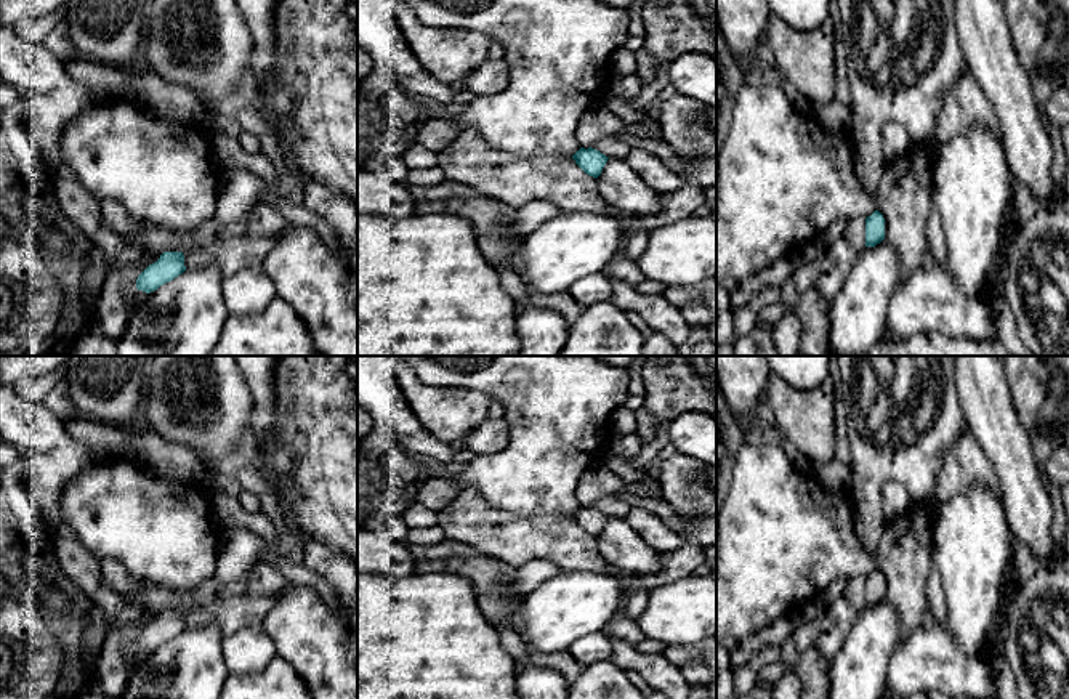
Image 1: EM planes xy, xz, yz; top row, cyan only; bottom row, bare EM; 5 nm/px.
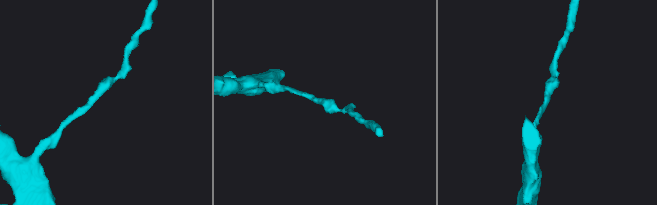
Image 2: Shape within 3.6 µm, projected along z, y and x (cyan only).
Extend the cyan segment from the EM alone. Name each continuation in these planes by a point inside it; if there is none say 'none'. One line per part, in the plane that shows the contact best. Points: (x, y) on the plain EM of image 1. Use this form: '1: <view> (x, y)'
none

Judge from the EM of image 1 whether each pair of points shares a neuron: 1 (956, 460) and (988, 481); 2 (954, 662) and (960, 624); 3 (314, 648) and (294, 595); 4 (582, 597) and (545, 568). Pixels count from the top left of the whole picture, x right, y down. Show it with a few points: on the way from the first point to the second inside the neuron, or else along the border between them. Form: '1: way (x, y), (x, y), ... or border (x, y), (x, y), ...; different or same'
1: way (964, 465), (970, 465), (980, 473); same
2: border (944, 627), (965, 653), (983, 656); different
3: way (306, 635), (300, 626), (297, 608); same
4: border (563, 573), (542, 581), (526, 595); different

